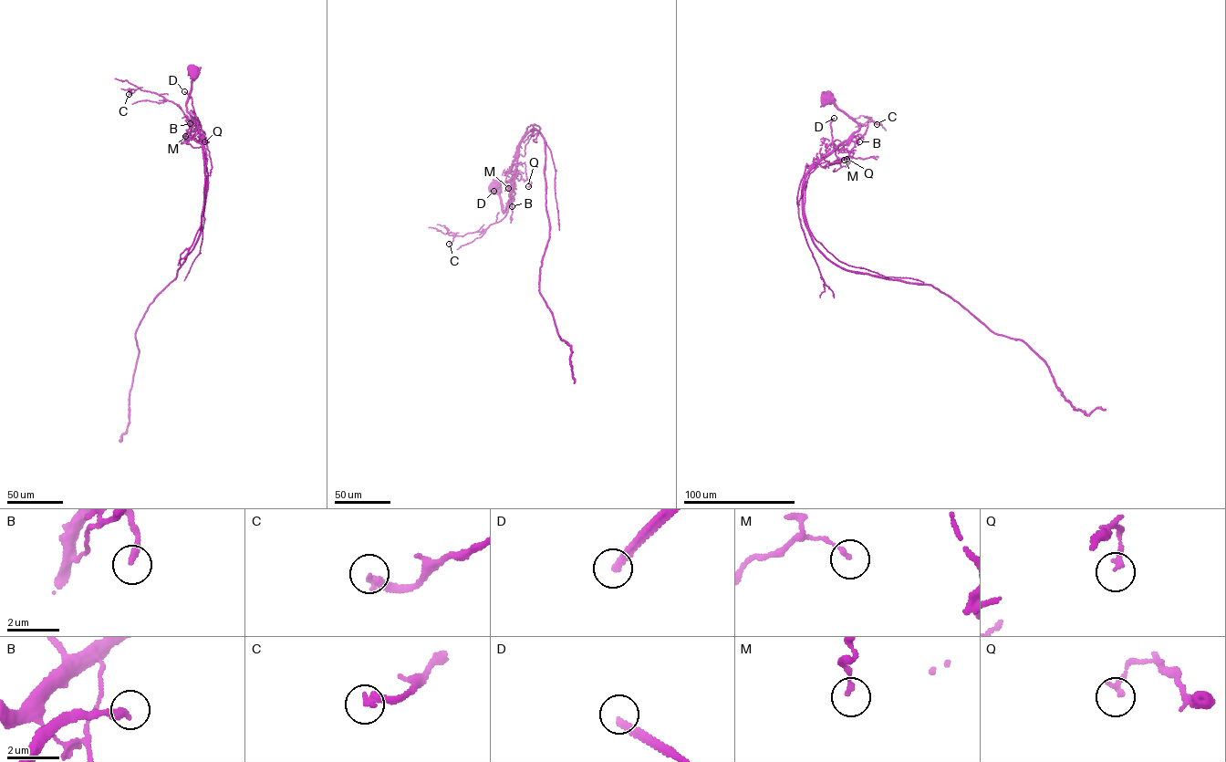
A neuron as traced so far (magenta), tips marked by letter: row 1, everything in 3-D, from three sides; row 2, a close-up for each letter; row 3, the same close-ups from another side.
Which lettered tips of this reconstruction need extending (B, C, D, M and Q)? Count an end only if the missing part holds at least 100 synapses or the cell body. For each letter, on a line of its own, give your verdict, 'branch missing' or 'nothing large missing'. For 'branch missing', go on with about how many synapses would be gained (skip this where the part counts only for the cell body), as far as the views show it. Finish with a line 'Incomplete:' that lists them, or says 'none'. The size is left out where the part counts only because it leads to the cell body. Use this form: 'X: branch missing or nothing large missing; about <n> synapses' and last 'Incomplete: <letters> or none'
B: nothing large missing
C: nothing large missing
D: branch missing; about 160 synapses
M: nothing large missing
Q: nothing large missing
Incomplete: D

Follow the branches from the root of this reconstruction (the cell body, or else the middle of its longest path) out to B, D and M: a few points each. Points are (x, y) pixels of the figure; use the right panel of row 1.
B: (827, 98), (859, 125), (859, 129), (836, 149), (850, 151), (859, 141)
D: (827, 98), (859, 125), (859, 129), (835, 147), (830, 123), (834, 118)
M: (827, 98), (856, 121), (859, 129), (825, 156), (817, 159), (824, 166), (844, 160)

